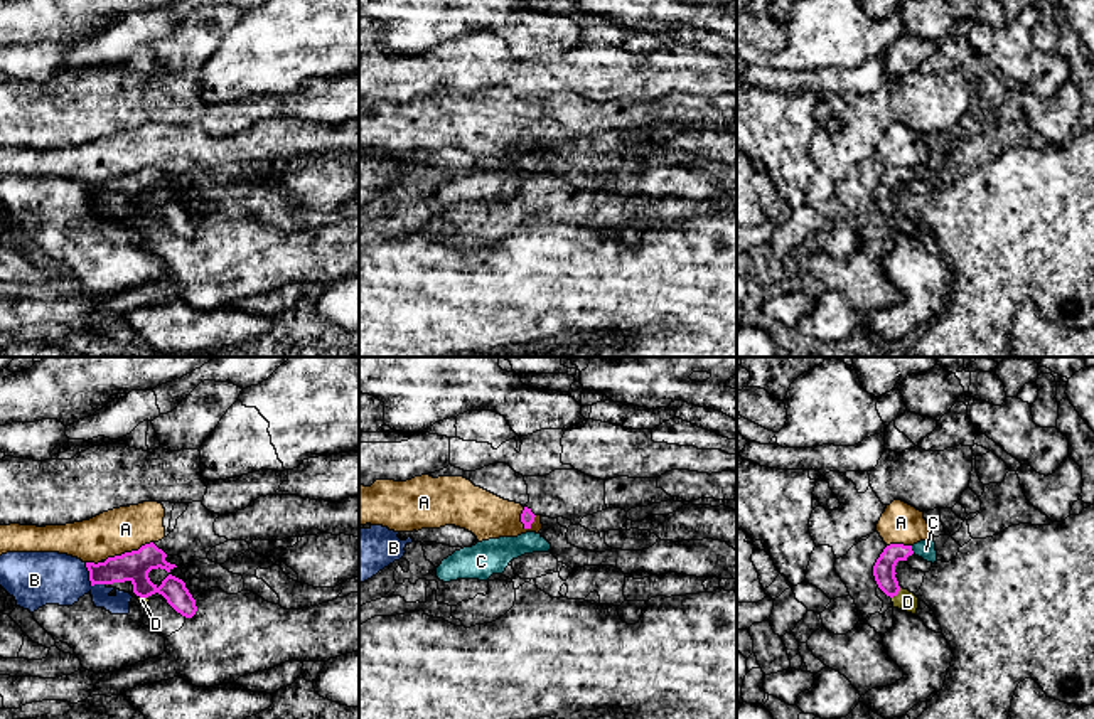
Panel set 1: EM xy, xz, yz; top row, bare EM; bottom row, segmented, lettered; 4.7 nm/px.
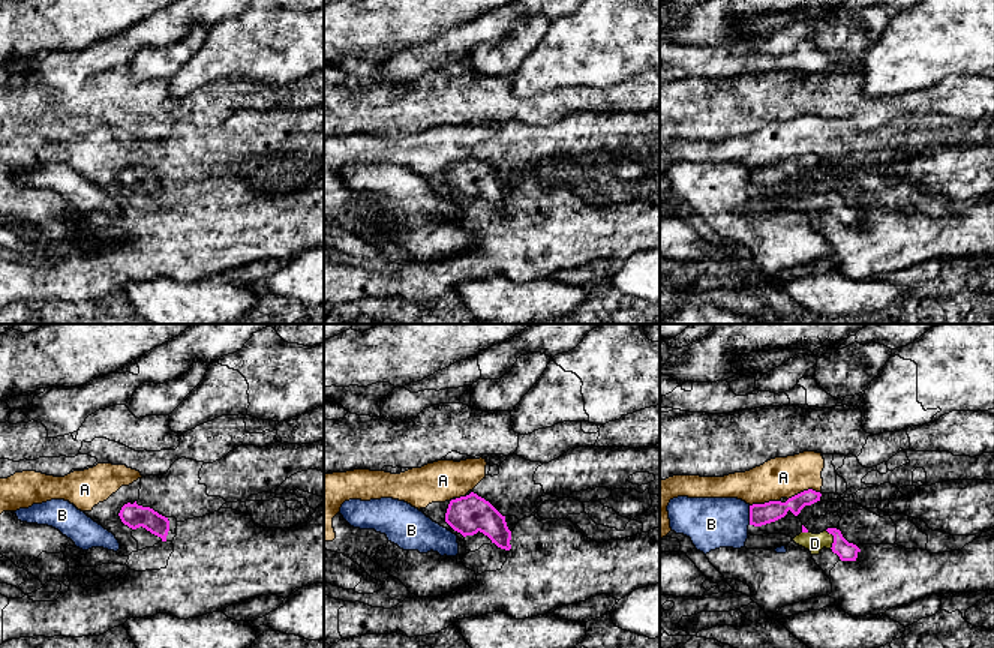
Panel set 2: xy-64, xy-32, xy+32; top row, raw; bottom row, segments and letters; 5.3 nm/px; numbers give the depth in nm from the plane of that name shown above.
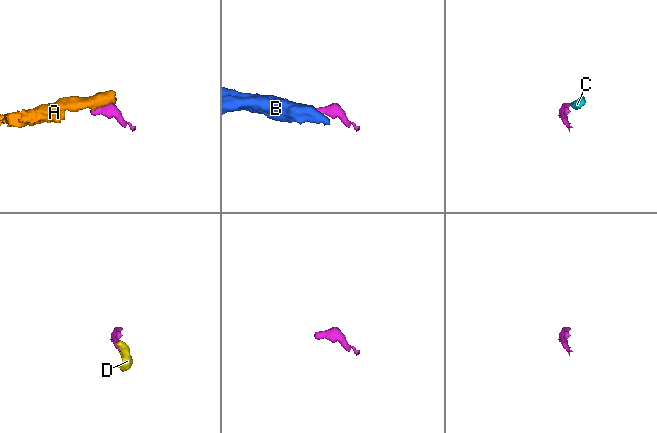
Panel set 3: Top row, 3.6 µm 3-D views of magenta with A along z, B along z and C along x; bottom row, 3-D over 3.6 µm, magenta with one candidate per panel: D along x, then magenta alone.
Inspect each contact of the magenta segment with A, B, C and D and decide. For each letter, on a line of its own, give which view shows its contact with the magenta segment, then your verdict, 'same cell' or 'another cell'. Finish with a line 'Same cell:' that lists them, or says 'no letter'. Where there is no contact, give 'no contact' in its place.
A: xy | another cell
B: xy | another cell
C: yz | same cell
D: yz | same cell
Same cell: C, D

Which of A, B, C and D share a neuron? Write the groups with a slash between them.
A / B / C D

